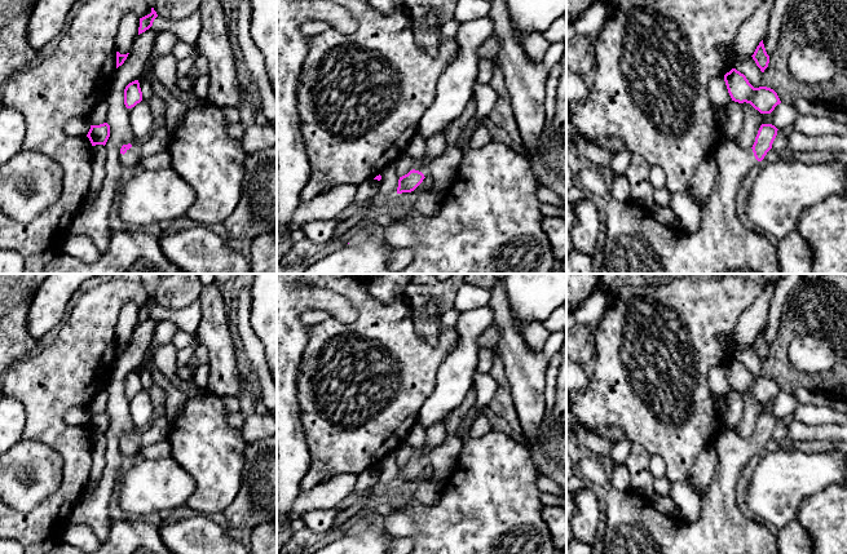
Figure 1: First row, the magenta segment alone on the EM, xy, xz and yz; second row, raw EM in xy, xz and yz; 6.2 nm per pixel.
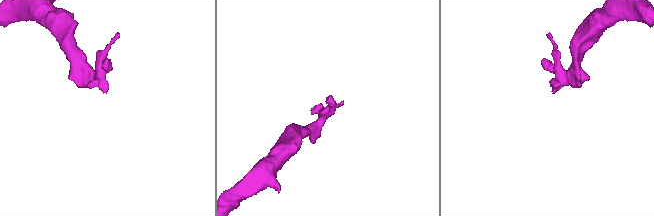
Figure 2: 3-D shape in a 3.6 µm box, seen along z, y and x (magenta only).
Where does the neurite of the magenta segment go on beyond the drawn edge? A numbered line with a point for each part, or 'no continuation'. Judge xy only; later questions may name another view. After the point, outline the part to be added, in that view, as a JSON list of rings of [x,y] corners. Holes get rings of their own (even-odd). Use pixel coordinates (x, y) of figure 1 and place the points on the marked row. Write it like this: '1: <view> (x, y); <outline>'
1: xy (158, 141); [[[166,127],[154,128],[144,143],[134,143],[127,152],[120,154],[120,164],[132,170],[141,169],[141,160],[168,149],[169,133]]]

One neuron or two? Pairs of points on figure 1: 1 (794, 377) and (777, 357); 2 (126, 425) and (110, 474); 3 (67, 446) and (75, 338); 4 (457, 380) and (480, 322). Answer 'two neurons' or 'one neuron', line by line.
1: one neuron
2: one neuron
3: one neuron
4: one neuron

